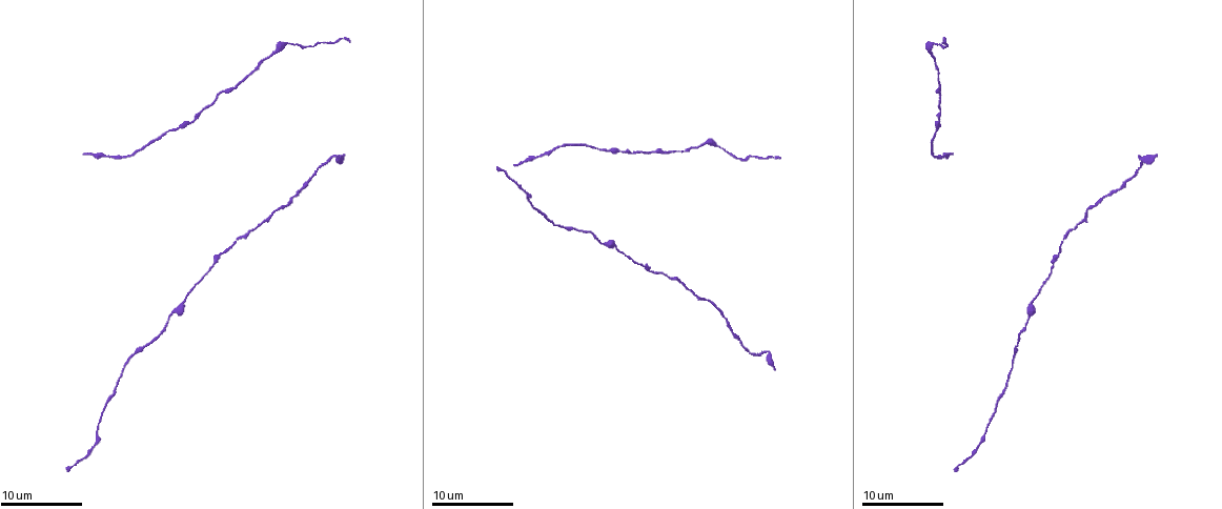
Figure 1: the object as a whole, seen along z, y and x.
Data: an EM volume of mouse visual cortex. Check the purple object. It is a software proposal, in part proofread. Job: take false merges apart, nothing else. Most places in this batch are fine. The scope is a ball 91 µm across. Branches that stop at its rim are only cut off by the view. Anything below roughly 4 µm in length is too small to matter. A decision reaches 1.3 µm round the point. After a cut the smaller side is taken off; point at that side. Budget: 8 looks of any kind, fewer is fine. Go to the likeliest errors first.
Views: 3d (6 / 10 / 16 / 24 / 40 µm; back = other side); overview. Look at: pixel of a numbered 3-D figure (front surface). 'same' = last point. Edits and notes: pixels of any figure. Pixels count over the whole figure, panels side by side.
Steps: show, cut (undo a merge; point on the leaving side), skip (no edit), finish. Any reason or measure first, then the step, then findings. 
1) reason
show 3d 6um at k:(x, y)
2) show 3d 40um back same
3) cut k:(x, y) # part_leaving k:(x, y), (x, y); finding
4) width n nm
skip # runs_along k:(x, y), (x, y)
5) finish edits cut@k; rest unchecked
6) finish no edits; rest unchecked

sudden change in width
show 3d 6um at 1:(932, 43)

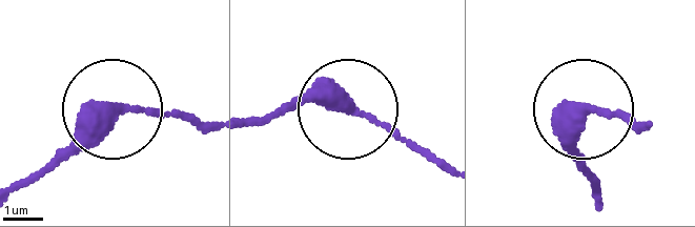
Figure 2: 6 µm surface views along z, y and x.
width 300 nm
skip # all the same cell

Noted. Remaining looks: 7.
show 3d 16um at 1:(183, 125)

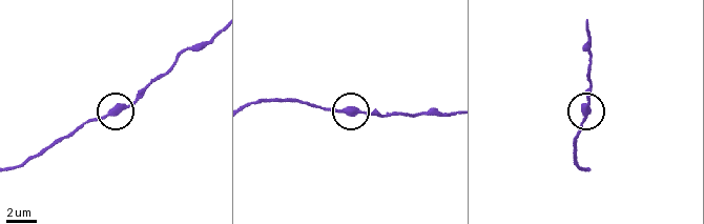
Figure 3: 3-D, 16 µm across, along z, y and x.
width 370 nm
skip # continuous, no second cell

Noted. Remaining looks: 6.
thick turns thin
show 3d 6um at 1:(604, 243)

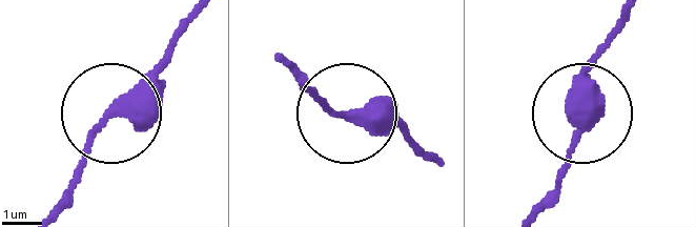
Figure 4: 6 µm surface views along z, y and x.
skip # all the same cell

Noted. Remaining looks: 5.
thin neck
show 3d 10um at 1:(560, 145)

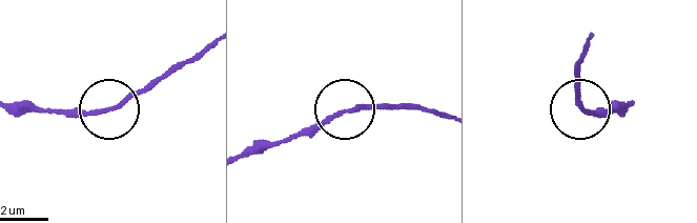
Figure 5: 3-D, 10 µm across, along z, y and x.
skip # one cell here

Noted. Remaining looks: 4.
finish no edits; rest unchecked

